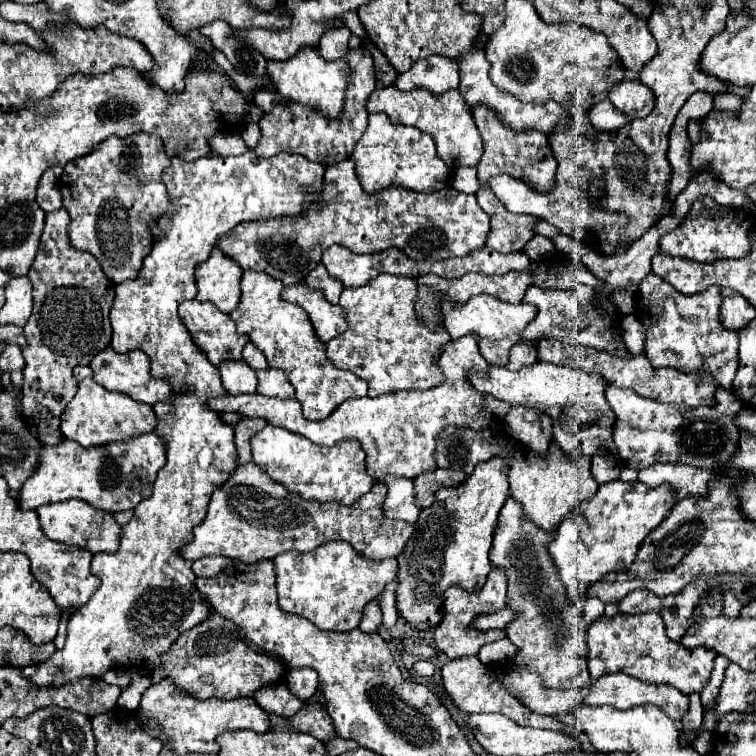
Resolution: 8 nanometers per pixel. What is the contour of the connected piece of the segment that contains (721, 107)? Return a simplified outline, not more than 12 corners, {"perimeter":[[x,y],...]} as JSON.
{"perimeter":[[714,95],[714,109],[738,111],[742,97]]}

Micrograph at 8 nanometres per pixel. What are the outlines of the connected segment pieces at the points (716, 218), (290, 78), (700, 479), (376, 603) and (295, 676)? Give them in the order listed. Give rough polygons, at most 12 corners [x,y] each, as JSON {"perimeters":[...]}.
{"perimeters":[[[704,195],[660,239],[698,263],[750,253],[754,217]],[[318,47],[268,61],[286,99],[326,117],[344,107],[350,69]],[[654,465],[638,481],[656,489],[668,483],[676,503],[706,497],[714,469]],[[380,599],[368,601],[360,629],[370,633],[382,623]],[[290,669],[288,687],[306,703],[318,691],[318,673]]]}

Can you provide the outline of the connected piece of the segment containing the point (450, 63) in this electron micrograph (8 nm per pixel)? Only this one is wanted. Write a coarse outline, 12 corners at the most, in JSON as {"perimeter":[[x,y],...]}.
{"perimeter":[[430,55],[398,75],[402,91],[436,95],[460,85],[456,59]]}

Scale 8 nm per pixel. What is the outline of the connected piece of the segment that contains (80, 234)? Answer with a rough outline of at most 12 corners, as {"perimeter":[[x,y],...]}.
{"perimeter":[[110,137],[58,177],[68,239],[136,279],[166,215],[162,141]]}

